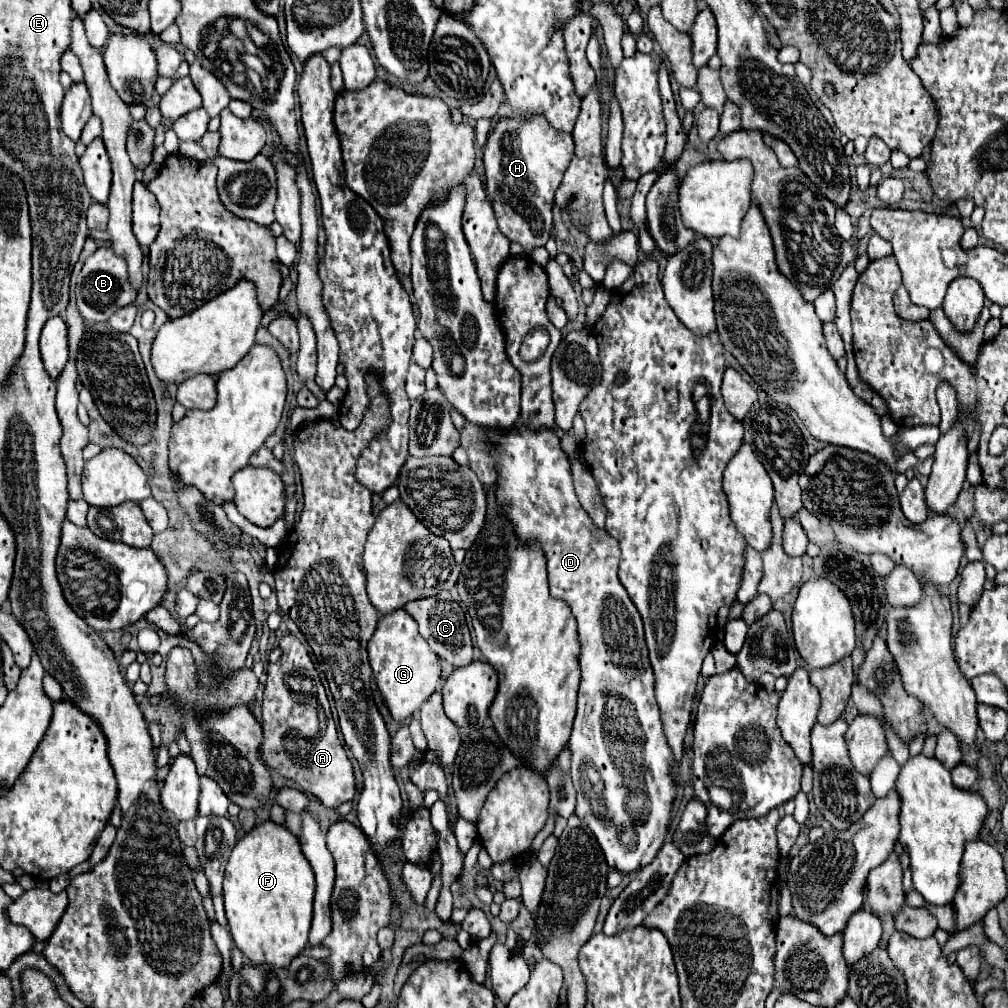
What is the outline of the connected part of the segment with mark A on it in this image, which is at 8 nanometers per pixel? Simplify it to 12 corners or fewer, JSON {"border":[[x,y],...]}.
{"border":[[304,644],[260,702],[266,768],[338,808],[356,780]]}

